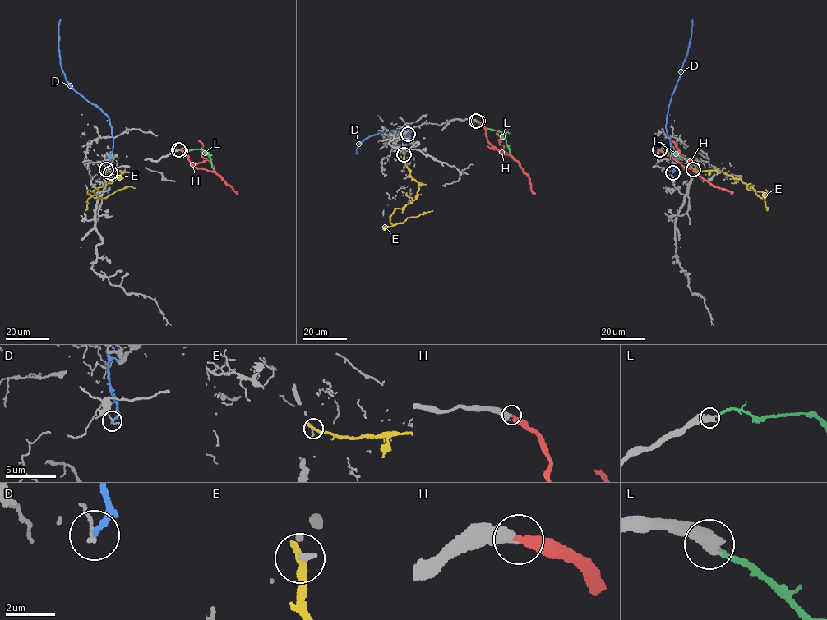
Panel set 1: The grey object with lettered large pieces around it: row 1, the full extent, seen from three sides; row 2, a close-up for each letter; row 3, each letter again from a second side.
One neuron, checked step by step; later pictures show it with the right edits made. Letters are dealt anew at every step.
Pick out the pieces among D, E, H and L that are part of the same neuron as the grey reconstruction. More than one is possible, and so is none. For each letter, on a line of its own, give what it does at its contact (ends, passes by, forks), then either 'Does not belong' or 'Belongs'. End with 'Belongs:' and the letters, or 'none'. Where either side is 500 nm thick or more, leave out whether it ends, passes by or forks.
D: It ends there. Does not belong
E: It ends there. Does not belong
H: It ends there. Belongs
L: Does not belong
Belongs: H

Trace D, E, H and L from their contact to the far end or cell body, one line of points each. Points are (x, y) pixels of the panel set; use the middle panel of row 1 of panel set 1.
D: (408, 134), (411, 131), (407, 127), (369, 136), (358, 144), (358, 153)
E: (404, 155), (418, 189), (412, 202), (395, 209), (391, 223), (432, 210)
H: (478, 121), (485, 128), (487, 140), (519, 163), (534, 193)
L: (476, 121), (501, 133), (512, 157)

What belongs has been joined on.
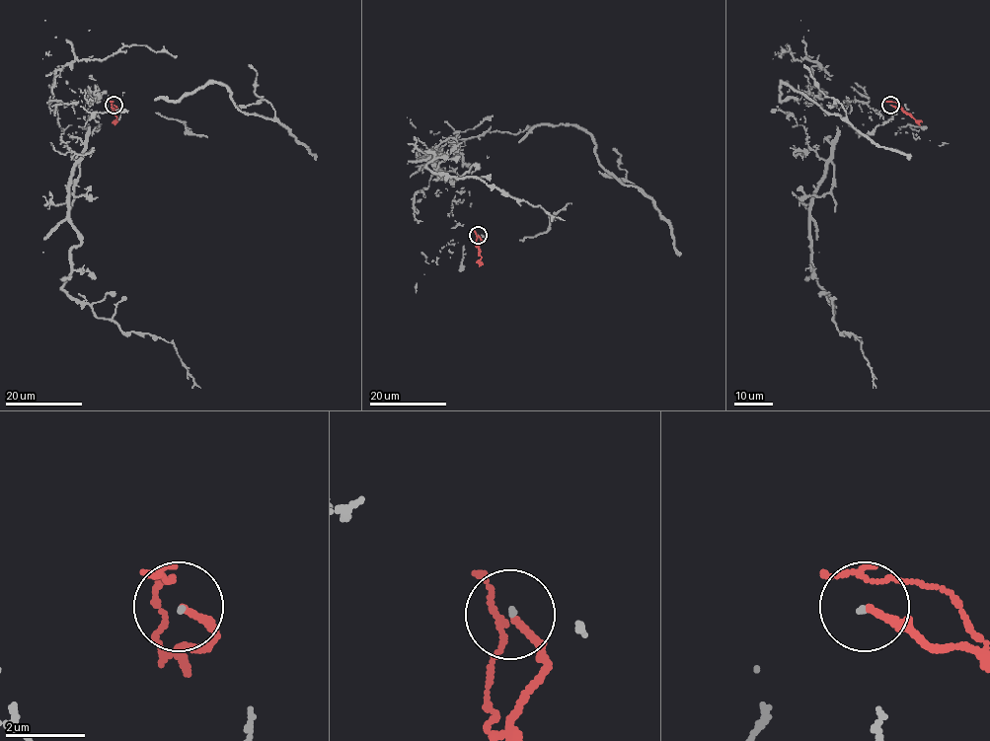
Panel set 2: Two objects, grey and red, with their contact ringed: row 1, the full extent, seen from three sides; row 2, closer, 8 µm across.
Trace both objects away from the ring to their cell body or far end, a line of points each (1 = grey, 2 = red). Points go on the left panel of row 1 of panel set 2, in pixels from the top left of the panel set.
1: (114, 105), (91, 113), (89, 89), (63, 286), (172, 342), (200, 388)
2: (114, 105), (116, 108), (114, 109), (114, 122)

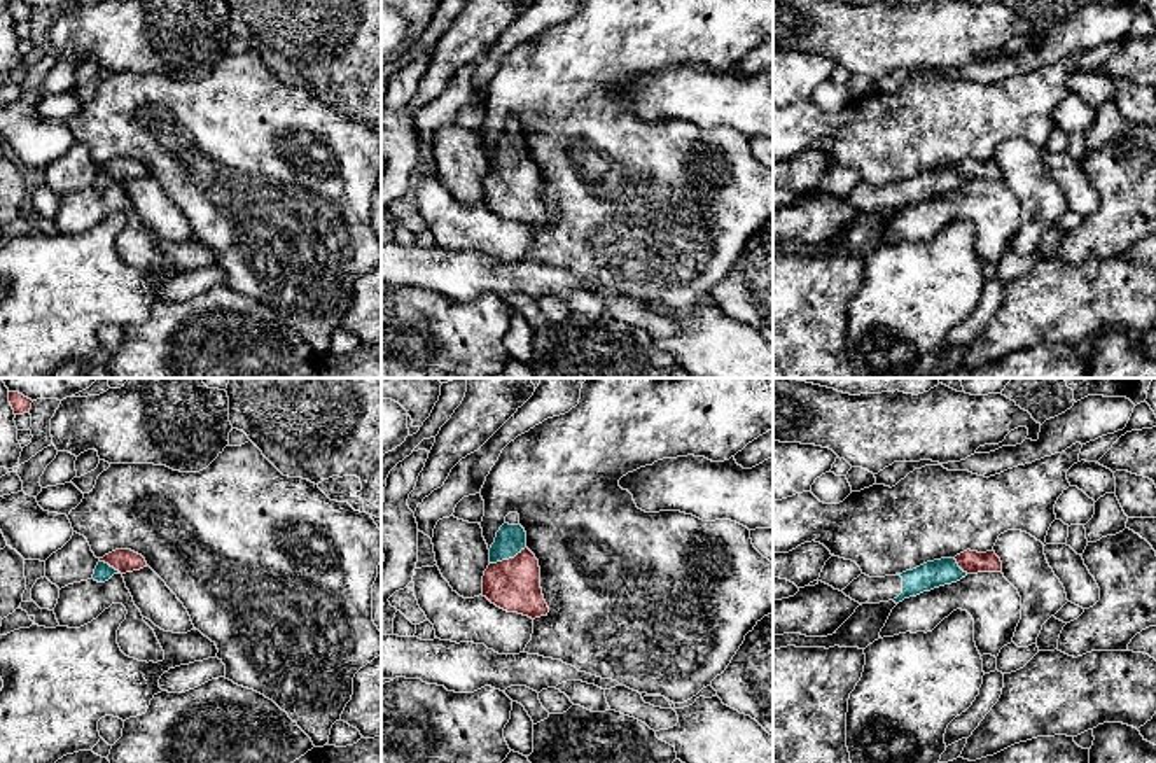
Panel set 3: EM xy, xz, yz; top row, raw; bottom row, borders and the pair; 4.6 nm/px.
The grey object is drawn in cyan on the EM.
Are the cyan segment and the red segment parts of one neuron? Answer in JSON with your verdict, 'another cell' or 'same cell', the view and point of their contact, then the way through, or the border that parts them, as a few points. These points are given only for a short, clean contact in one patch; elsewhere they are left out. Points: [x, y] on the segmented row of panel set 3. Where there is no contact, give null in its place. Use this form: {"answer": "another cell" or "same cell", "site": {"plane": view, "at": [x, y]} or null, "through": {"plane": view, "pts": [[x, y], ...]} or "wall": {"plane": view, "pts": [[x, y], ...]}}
{"answer": "same cell", "site": {"plane": "xz", "at": [508, 559]}, "through": {"plane": "xz", "pts": [[509, 541], [508, 559], [513, 566], [513, 585]]}}

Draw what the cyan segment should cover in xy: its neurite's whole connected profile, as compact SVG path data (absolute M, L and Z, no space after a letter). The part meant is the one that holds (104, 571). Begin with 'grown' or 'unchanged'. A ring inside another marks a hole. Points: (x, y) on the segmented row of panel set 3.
grown | M115 550L100 558L93 579L98 583L108 581L114 574L126 574L147 567L142 555L131 550Z

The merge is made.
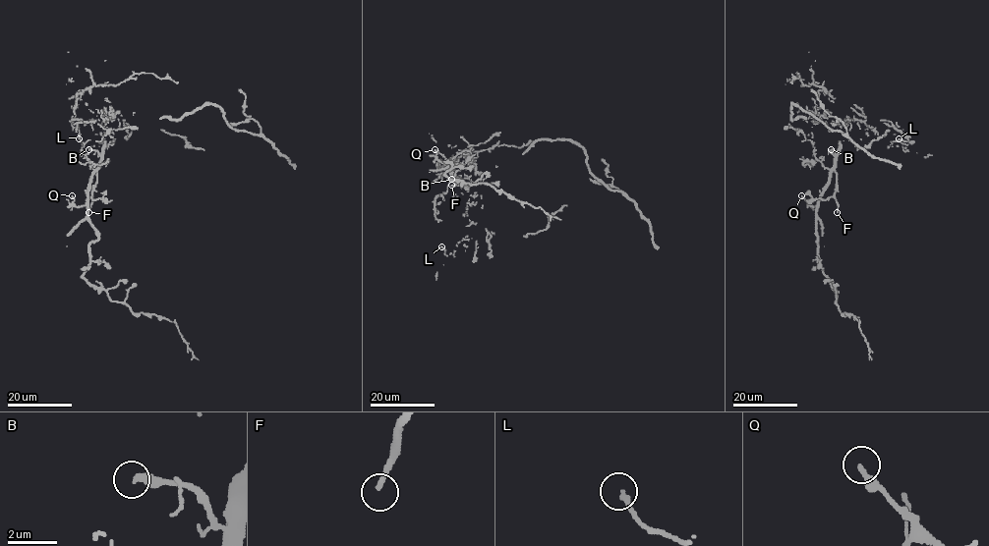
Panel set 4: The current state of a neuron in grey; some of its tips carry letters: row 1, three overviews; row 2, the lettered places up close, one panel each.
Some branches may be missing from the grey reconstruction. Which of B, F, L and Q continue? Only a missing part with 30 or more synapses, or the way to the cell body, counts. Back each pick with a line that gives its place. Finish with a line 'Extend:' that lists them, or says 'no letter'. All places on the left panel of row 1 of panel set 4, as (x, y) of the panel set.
F: Place: (88, 212)
Extend: F

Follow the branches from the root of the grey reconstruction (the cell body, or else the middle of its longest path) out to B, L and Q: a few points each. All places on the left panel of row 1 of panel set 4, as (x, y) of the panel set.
B: (104, 143), (100, 156), (88, 149)
L: (104, 143), (103, 127), (114, 120), (104, 110), (108, 131), (99, 146), (91, 151), (79, 138)
Q: (104, 143), (100, 167), (92, 175), (87, 203), (77, 206), (72, 195)

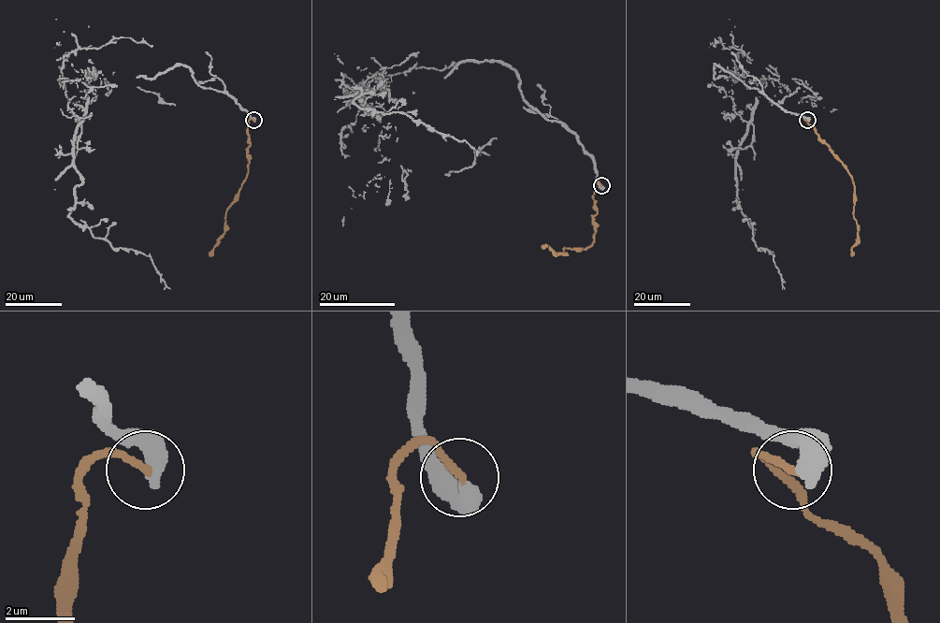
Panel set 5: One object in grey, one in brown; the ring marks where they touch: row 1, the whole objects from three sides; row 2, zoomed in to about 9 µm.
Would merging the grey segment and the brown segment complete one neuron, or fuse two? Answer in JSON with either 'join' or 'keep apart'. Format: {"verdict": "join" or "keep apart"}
{"verdict": "join"}

